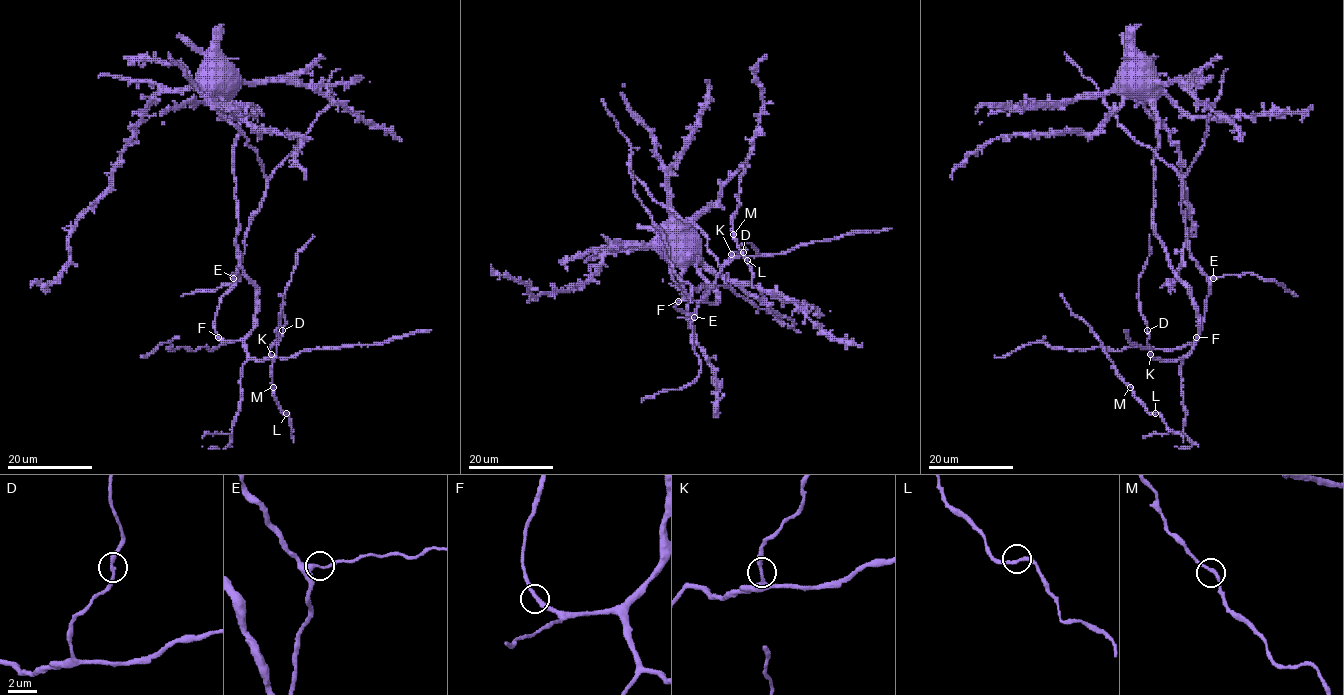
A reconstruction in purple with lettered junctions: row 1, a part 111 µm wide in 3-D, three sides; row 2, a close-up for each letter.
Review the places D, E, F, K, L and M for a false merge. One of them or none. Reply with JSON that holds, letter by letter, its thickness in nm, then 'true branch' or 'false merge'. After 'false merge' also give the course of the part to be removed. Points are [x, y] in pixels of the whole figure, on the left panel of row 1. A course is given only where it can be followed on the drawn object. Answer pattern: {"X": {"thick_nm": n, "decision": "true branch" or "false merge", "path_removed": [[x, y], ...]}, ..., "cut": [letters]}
{"D": {"thick_nm": 220, "decision": "true branch"}, "E": {"thick_nm": 240, "decision": "true branch"}, "F": {"thick_nm": 280, "decision": "true branch"}, "K": {"thick_nm": 260, "decision": "true branch"}, "L": {"thick_nm": 220, "decision": "true branch"}, "M": {"thick_nm": 200, "decision": "true branch"}, "cut": []}

